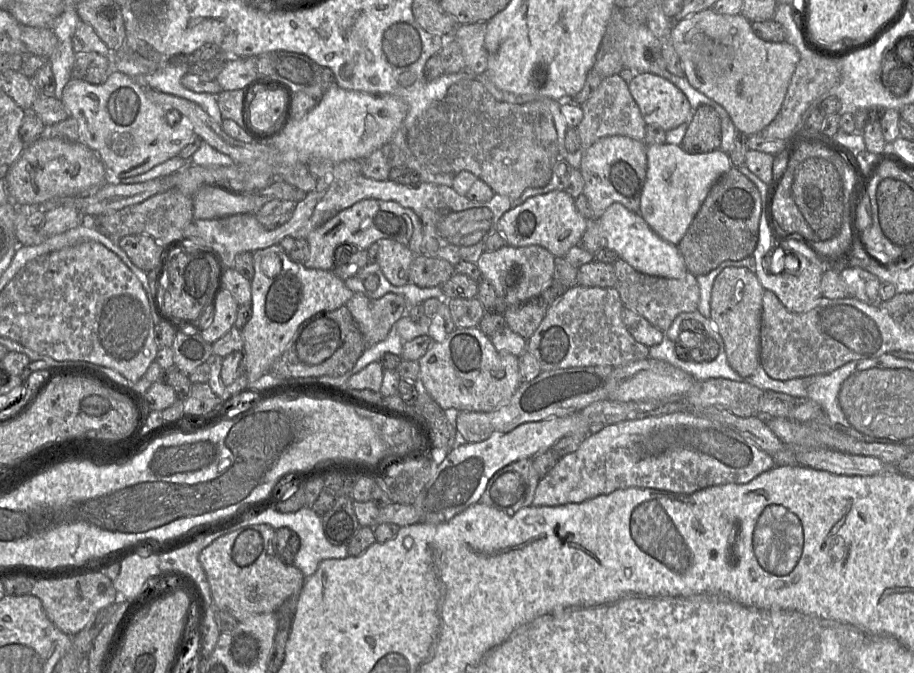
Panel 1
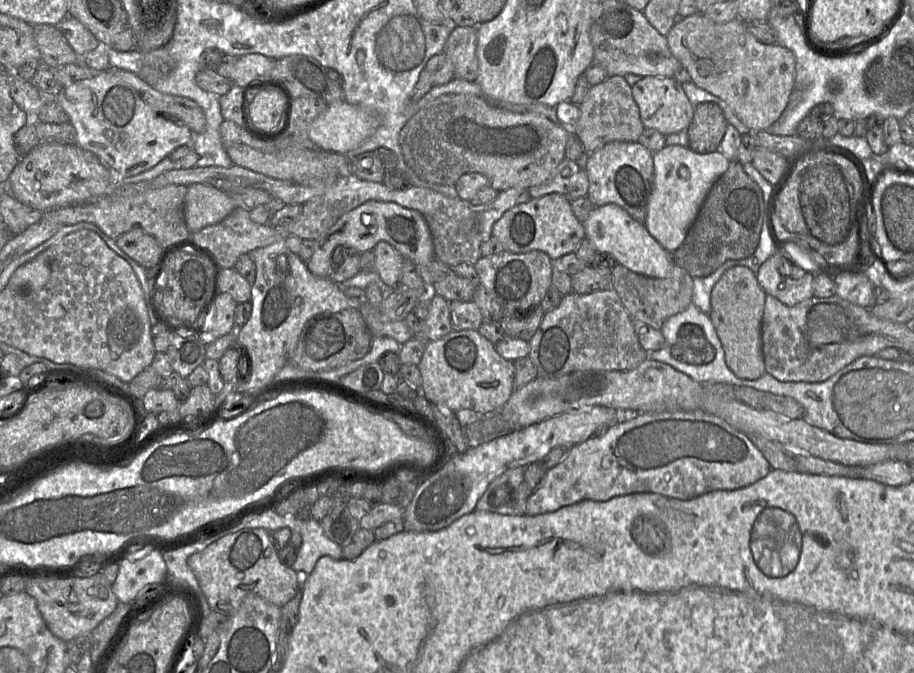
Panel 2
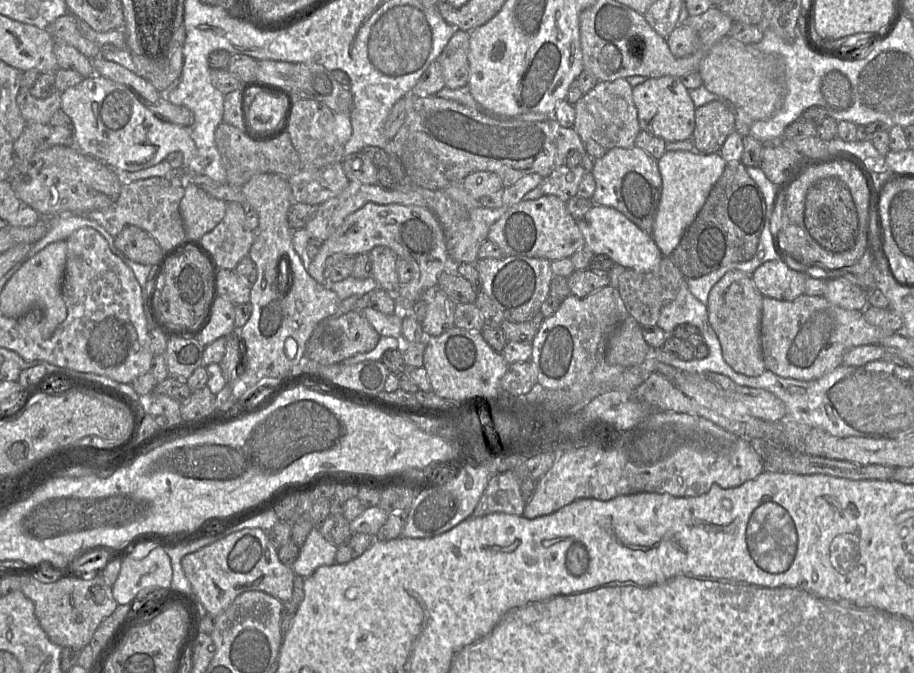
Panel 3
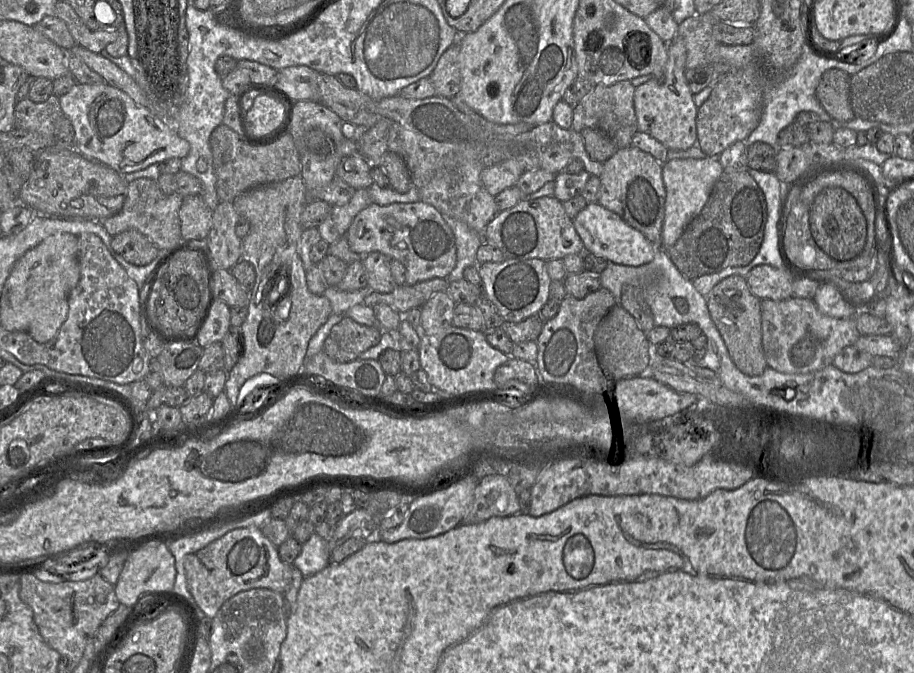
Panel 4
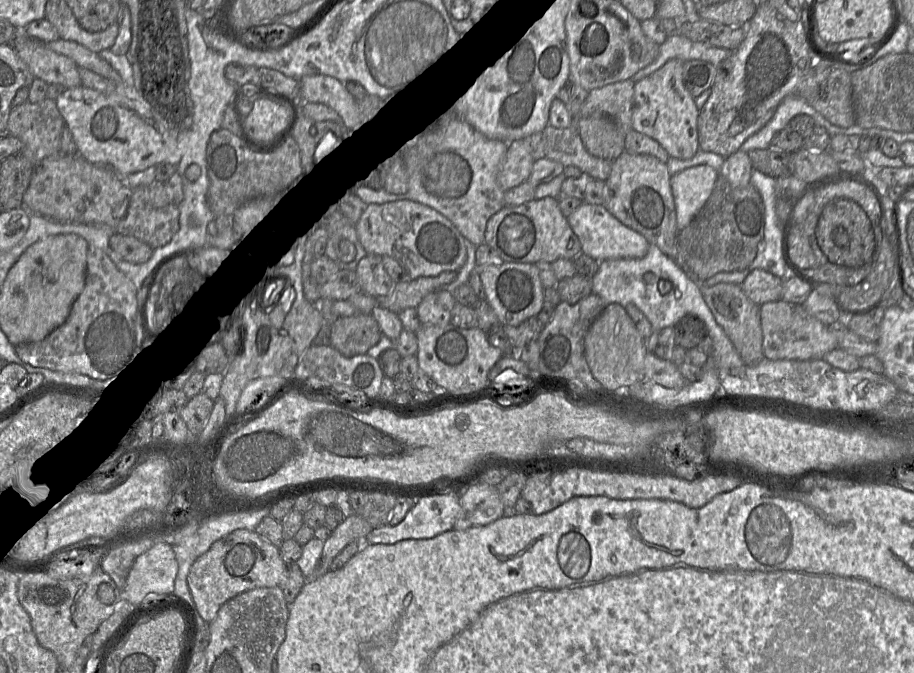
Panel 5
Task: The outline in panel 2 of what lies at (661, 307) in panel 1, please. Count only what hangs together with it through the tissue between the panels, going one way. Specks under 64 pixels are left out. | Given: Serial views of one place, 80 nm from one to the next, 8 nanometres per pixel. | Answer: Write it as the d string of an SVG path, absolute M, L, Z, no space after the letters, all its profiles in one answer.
M616 263L612 269L612 277L613 289L619 295L631 319L643 322L655 329L661 329L669 317L683 311L692 303L693 277L676 264L673 264L665 278L653 278L635 273Z

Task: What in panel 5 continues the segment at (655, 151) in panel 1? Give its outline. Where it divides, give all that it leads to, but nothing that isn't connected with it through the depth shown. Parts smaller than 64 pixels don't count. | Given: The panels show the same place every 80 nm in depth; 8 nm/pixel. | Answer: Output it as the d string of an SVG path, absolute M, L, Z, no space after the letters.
M709 165L692 166L671 176L670 185L679 231L684 229L703 207L719 176L719 171Z

